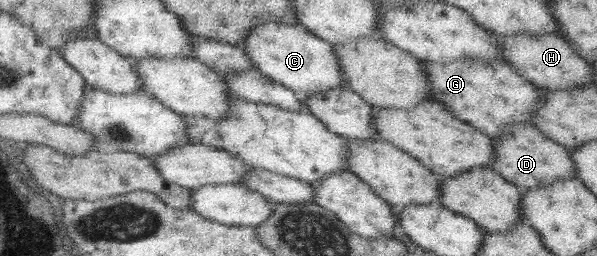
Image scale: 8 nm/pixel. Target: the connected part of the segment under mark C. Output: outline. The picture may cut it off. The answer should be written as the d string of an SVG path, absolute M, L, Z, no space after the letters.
M264 23L250 31L243 48L252 57L254 69L293 90L298 97L347 87L335 45L321 39L303 25Z

